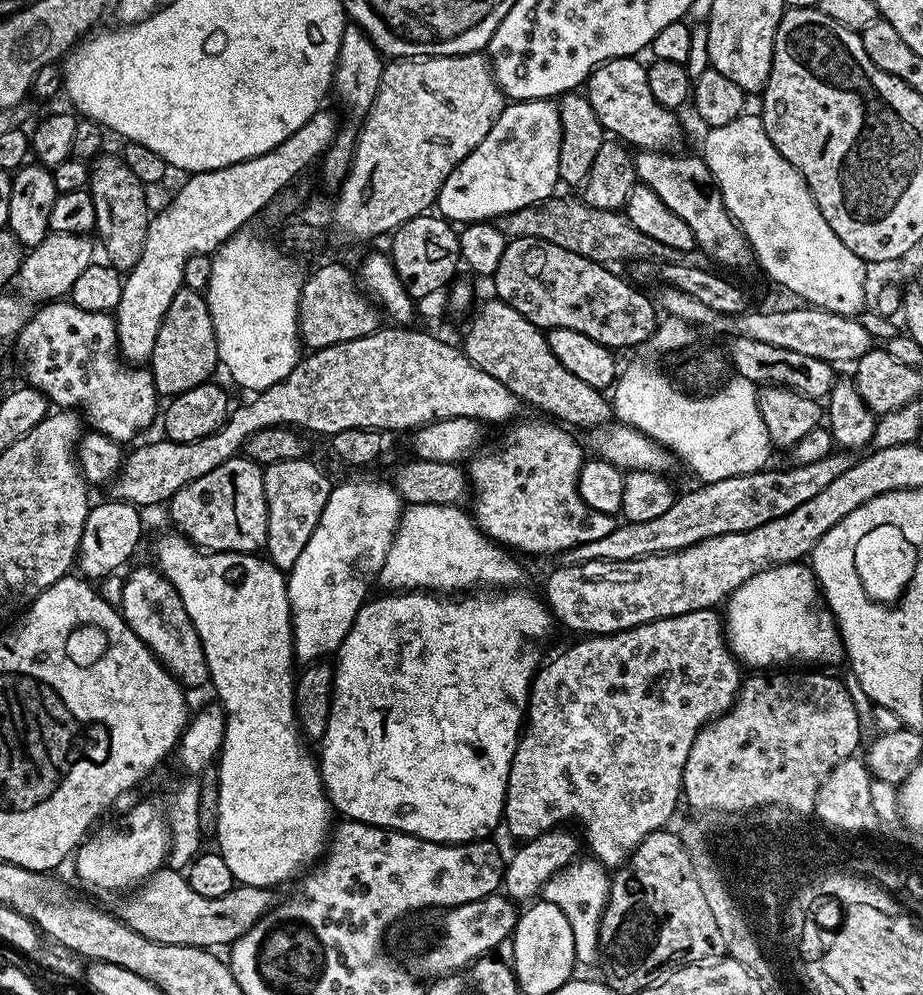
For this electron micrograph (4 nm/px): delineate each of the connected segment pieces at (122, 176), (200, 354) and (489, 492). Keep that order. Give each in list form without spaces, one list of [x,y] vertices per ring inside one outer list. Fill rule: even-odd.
[[[101,154],[90,168],[87,191],[92,193],[94,214],[96,215],[95,235],[100,235],[107,263],[117,272],[127,274],[142,258],[146,246],[146,230],[150,219],[146,186],[134,178],[130,166],[119,155]]]
[[[180,288],[170,306],[166,306],[162,326],[158,326],[158,338],[154,338],[150,371],[157,393],[161,397],[171,398],[186,390],[194,390],[194,386],[199,384],[207,384],[213,379],[212,371],[219,364],[214,322],[210,318],[205,293]]]
[[[517,419],[507,429],[509,432],[501,438],[497,448],[489,452],[477,451],[467,461],[466,471],[471,487],[480,488],[476,496],[477,512],[474,512],[476,527],[505,549],[517,553],[529,552],[532,556],[548,556],[551,552],[563,554],[586,542],[606,538],[606,534],[616,528],[617,517],[607,516],[586,506],[586,502],[582,502],[582,494],[578,494],[578,474],[586,459],[585,449],[582,446],[580,449],[571,431],[553,421],[524,419]]]

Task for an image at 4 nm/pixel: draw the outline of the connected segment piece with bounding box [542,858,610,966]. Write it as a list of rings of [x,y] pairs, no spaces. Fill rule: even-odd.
[[[595,858],[577,859],[575,862],[551,876],[544,883],[542,900],[553,903],[566,914],[574,934],[574,954],[577,965],[596,964],[600,954],[600,919],[608,901],[609,869]]]

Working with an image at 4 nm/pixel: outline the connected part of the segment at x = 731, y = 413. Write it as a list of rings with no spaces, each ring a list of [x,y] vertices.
[[[636,360],[625,368],[623,365],[611,389],[610,403],[615,419],[619,423],[629,424],[654,442],[664,445],[673,457],[678,458],[679,463],[681,460],[697,476],[697,481],[709,484],[722,478],[734,478],[758,472],[767,465],[764,463],[768,460],[770,441],[766,434],[766,422],[762,422],[762,414],[756,405],[757,385],[744,376],[733,375],[731,379],[729,384],[721,383],[711,394],[689,394],[675,383],[672,385],[650,361]]]

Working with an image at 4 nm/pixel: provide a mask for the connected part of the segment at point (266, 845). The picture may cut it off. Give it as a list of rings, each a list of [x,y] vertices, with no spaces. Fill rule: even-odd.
[[[179,534],[164,536],[156,544],[156,560],[164,577],[175,586],[182,598],[182,606],[186,606],[186,614],[190,614],[190,622],[194,622],[194,630],[198,630],[198,638],[202,638],[202,646],[206,650],[208,678],[211,687],[216,687],[219,707],[224,710],[224,745],[220,748],[218,765],[220,764],[220,789],[216,792],[216,800],[220,803],[220,845],[218,851],[224,857],[226,866],[230,866],[230,874],[237,885],[249,884],[259,888],[272,888],[283,880],[288,880],[296,871],[299,873],[305,866],[312,866],[325,855],[326,845],[333,827],[334,809],[324,790],[324,780],[320,776],[320,765],[317,757],[308,753],[309,745],[300,735],[300,725],[296,723],[296,707],[294,706],[294,653],[292,650],[292,611],[288,601],[288,581],[285,573],[272,565],[272,561],[260,554],[251,552],[205,552],[196,547],[187,538]]]

